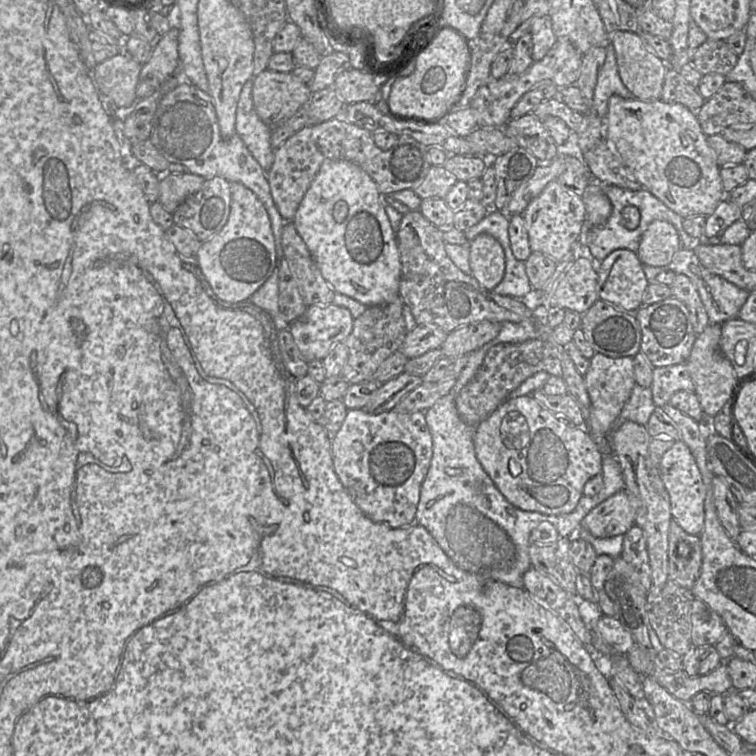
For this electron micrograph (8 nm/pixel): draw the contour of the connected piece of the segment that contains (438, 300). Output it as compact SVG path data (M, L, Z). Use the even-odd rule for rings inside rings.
M418 210L403 215L396 239L401 260L399 297L410 308L418 325L434 326L450 333L484 320L502 324L532 319L532 311L523 301L489 291L472 275L463 273L448 257L440 229Z

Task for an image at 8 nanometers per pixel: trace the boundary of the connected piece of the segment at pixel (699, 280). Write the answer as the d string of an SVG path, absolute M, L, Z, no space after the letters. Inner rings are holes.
M680 249L675 253L672 261L665 266L643 265L643 271L649 284L655 283L657 275L667 270L673 271L675 274L683 274L693 282L705 307L710 324L722 324L726 321L736 319L749 296L748 291L737 287L706 269L701 264L694 250Z

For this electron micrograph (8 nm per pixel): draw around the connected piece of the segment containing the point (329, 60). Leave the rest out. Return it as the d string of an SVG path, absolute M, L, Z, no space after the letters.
M333 50L323 56L314 70L314 77L308 85L311 93L333 87L339 74L351 68L348 54L342 50Z

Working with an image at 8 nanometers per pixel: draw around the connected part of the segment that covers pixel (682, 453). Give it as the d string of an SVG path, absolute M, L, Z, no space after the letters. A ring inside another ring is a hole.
M681 440L662 456L658 470L669 494L672 519L687 533L699 536L704 528L706 486L689 447Z

